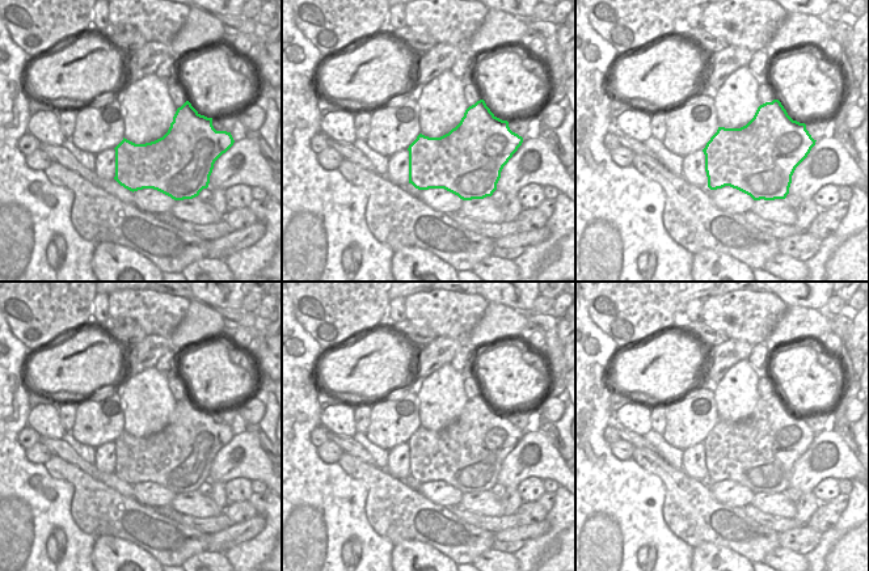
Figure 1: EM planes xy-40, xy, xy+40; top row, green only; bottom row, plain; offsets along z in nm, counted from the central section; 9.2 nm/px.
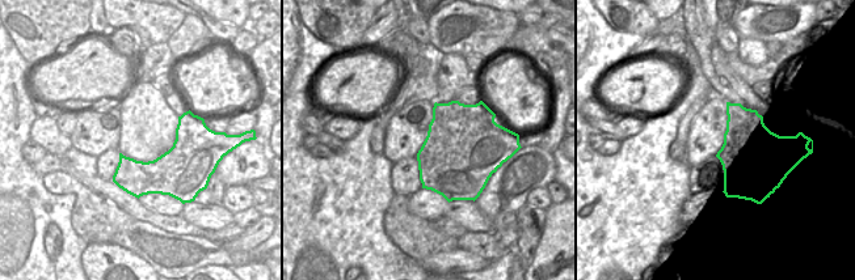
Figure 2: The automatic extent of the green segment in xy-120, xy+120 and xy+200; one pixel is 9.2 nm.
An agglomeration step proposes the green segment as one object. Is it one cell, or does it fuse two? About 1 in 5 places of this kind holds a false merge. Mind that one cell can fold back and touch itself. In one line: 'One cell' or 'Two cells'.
Two cells

